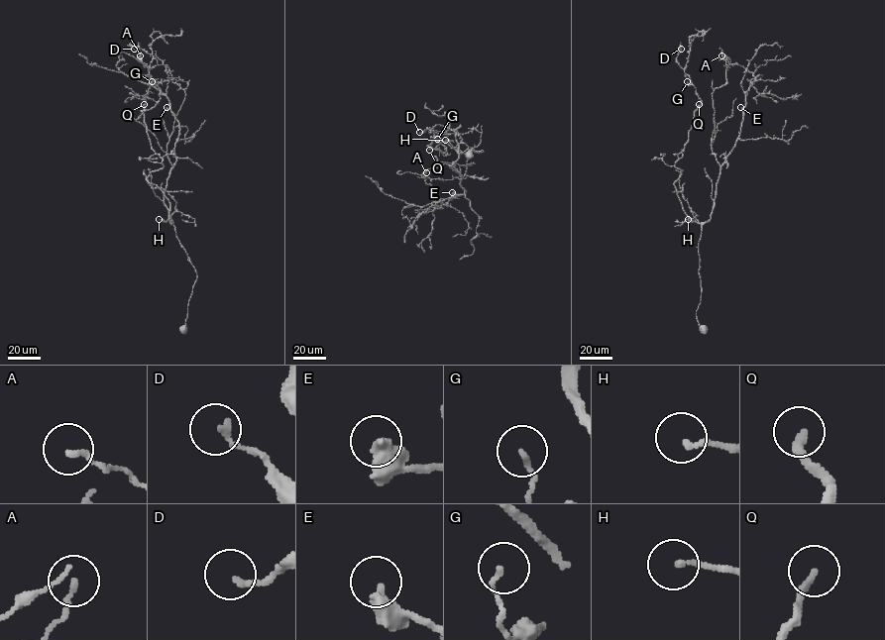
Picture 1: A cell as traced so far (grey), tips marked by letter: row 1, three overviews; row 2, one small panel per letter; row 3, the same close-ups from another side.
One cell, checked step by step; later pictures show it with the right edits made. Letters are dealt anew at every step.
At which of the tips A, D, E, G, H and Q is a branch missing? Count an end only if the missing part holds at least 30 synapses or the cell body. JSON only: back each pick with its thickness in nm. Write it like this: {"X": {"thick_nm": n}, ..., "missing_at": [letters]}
{"Q": {"thick_nm": 240}, "missing_at": ["Q"]}

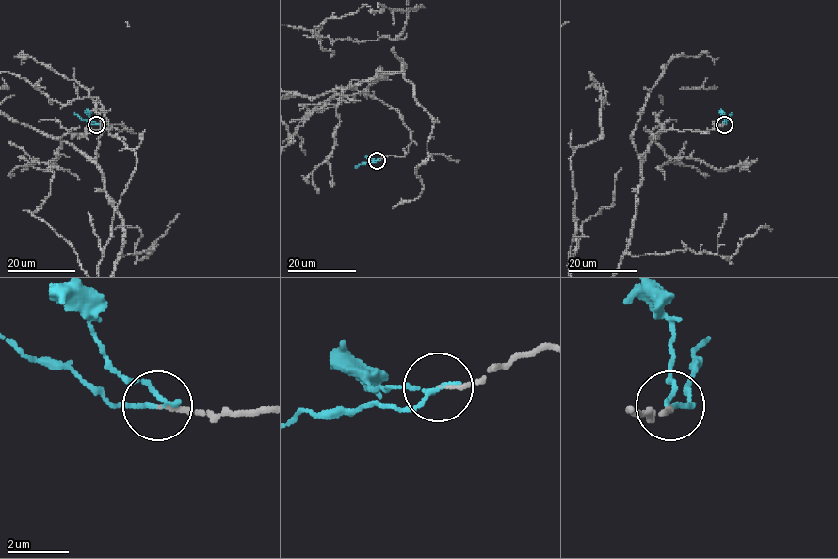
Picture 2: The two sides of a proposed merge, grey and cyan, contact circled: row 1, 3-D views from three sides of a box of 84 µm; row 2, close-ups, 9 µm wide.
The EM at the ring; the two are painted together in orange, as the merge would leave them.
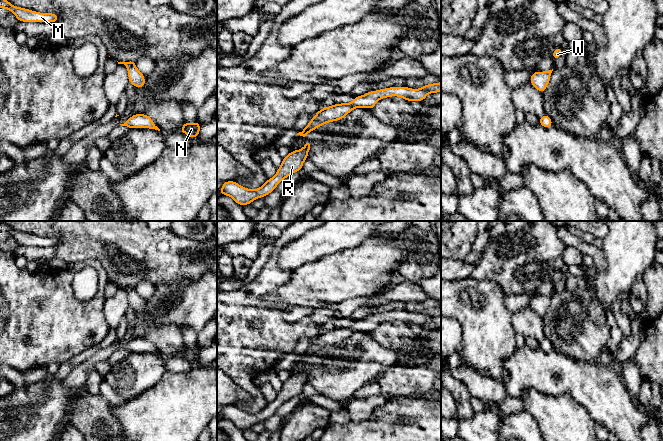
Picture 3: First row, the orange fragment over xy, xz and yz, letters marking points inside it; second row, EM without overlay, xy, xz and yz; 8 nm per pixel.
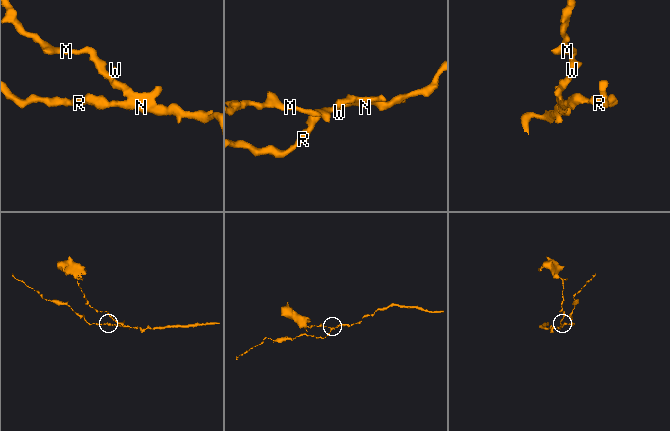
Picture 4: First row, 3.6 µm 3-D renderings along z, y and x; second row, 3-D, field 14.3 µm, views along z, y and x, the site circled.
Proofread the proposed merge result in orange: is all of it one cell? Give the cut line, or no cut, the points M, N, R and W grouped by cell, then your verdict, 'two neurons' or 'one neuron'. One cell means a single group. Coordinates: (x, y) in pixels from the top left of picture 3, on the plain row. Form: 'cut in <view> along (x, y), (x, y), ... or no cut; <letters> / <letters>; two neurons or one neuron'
no cut; M N R W; one neuron

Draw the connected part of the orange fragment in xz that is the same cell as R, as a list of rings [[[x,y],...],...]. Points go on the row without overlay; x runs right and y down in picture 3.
[[[306,365],[302,373],[291,375],[283,382],[282,388],[277,393],[276,399],[273,402],[267,403],[267,405],[258,413],[252,414],[239,409],[235,405],[226,405],[223,406],[220,419],[230,420],[241,430],[249,429],[254,424],[265,421],[274,415],[282,404],[291,398],[302,394],[303,387],[308,381],[311,370],[312,367]]]

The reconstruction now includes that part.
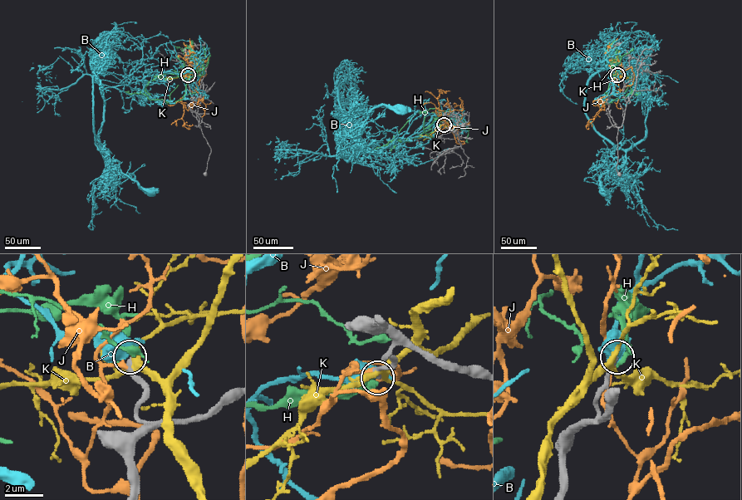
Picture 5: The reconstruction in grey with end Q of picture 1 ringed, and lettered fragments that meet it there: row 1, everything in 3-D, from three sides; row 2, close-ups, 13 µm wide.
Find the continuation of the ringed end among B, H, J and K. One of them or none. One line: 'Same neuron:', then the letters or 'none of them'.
Same neuron: none of them

